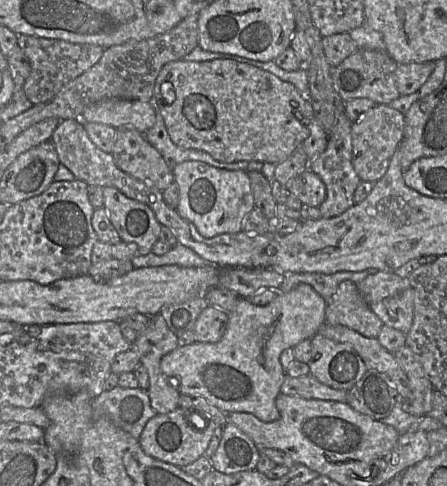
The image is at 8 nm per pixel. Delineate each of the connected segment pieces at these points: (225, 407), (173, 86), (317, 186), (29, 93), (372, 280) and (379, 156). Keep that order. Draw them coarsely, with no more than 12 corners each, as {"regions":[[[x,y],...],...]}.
{"regions":[[[309,284],[241,298],[216,343],[165,355],[180,394],[276,421],[281,353],[327,304]],[[230,59],[165,64],[150,103],[177,146],[282,163],[312,102]],[[310,170],[285,187],[303,204],[319,207],[327,195],[324,182]],[[24,34],[30,64],[22,90],[33,105],[52,99],[95,65],[99,45]],[[379,270],[356,285],[385,326],[408,334],[408,278]],[[376,104],[352,123],[352,163],[377,182],[404,138],[404,114]]]}

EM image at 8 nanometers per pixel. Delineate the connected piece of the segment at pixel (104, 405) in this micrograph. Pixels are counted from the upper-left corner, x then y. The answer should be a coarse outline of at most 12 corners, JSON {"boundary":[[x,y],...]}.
{"boundary":[[114,387],[96,416],[139,439],[157,415],[147,391]]}

